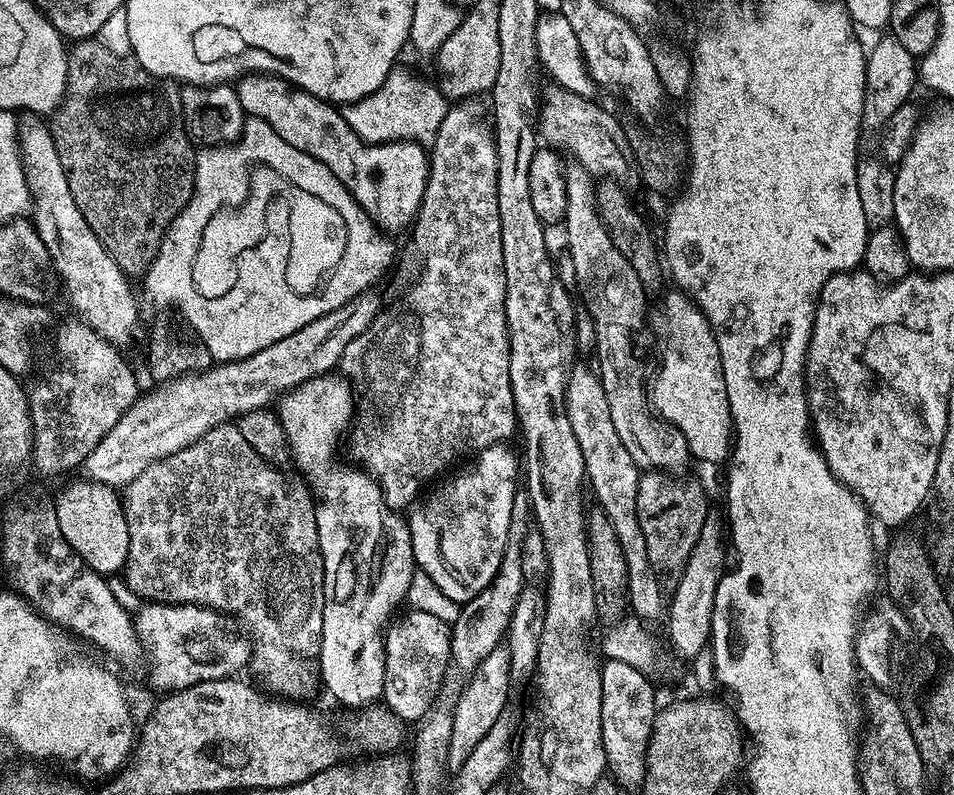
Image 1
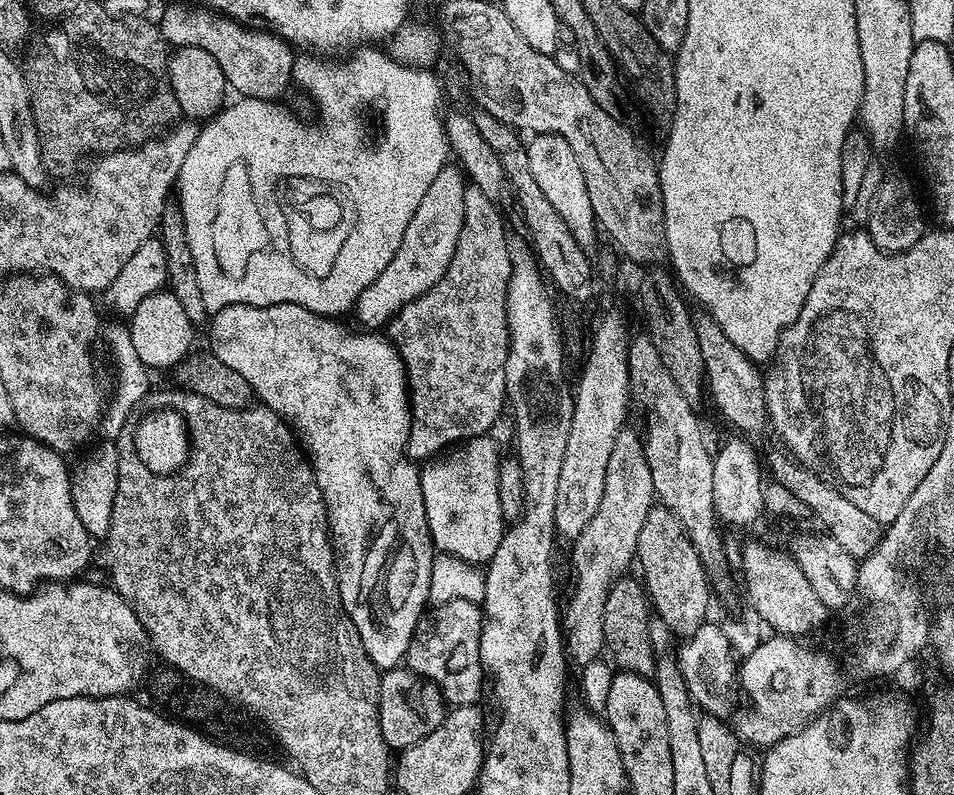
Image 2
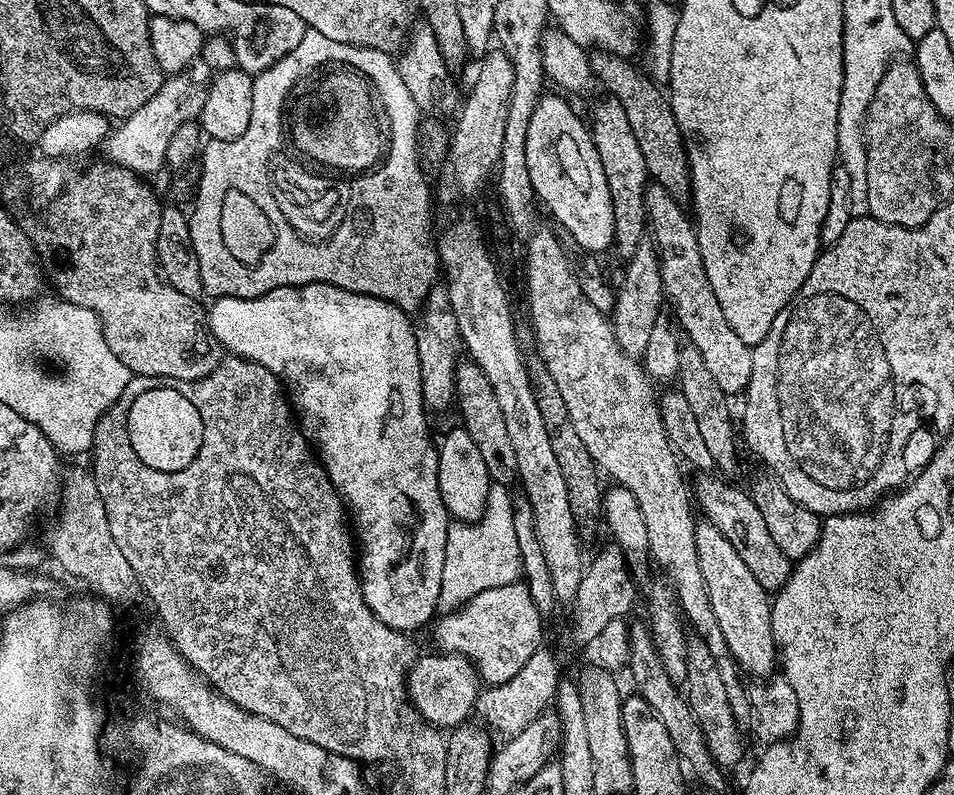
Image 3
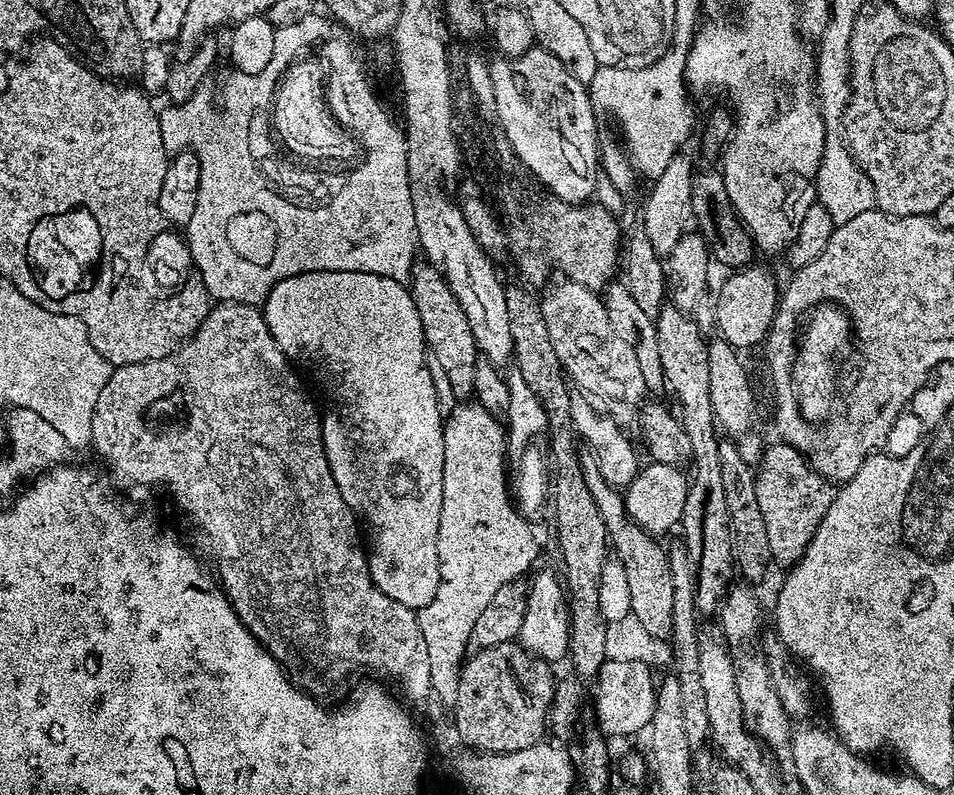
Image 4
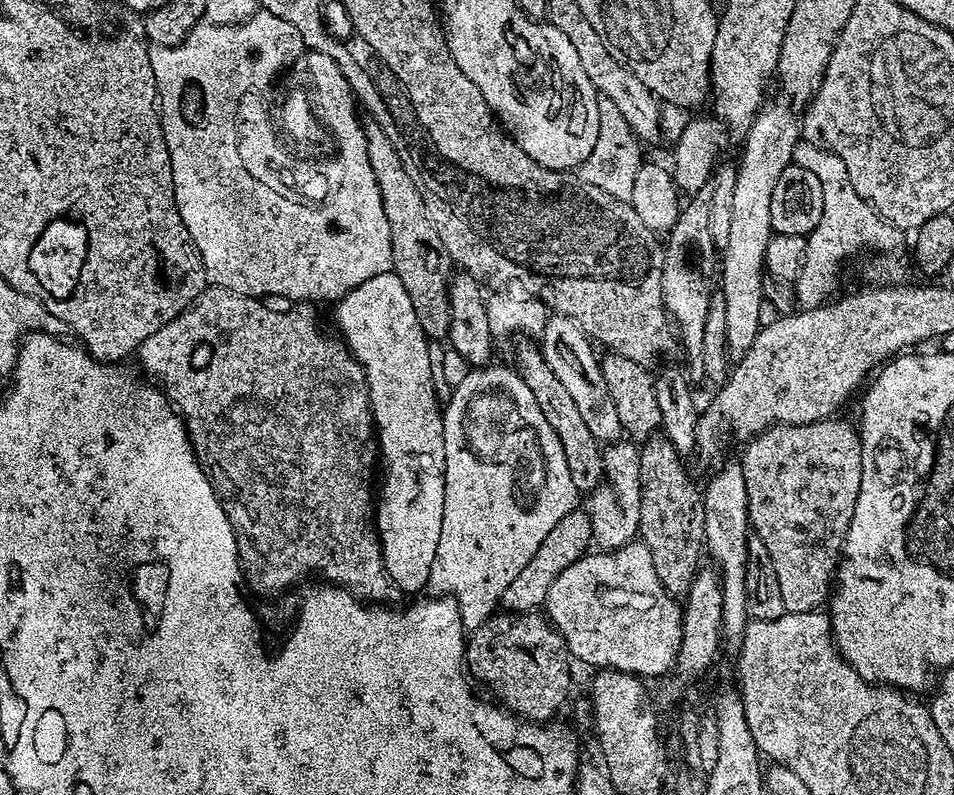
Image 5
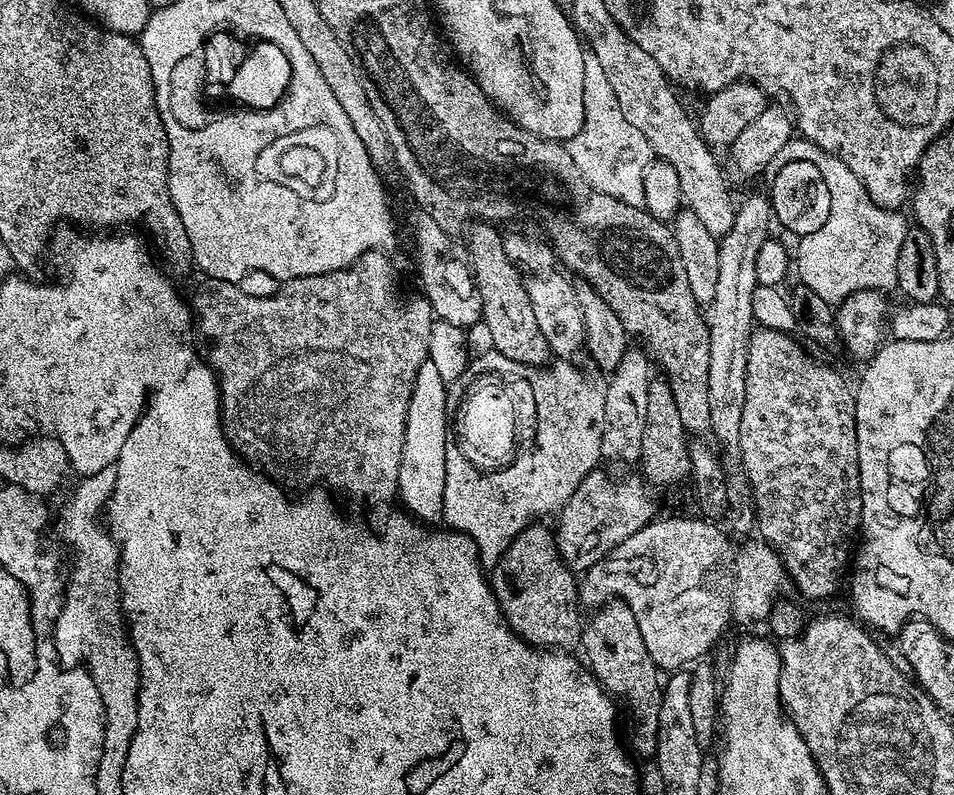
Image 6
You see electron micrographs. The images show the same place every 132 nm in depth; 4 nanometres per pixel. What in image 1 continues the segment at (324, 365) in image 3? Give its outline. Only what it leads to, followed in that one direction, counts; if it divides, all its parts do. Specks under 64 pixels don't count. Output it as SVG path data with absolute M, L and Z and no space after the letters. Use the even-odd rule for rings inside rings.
M343 375L314 376L312 380L284 392L279 397L279 404L278 415L288 439L288 451L294 464L296 460L297 466L304 471L303 479L310 485L316 506L318 546L324 563L324 609L318 674L323 687L325 684L329 694L341 700L346 707L356 710L375 705L384 695L384 631L390 617L405 603L410 578L417 571L410 530L405 517L389 508L382 490L363 468L339 468L332 464L332 455L339 444L341 447L342 437L349 431L354 416L354 389Z

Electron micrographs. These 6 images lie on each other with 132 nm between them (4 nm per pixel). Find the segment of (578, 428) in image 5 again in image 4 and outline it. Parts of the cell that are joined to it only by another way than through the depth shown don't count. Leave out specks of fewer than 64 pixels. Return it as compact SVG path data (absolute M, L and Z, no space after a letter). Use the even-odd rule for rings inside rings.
M591 450L579 453L582 474L586 486L593 495L594 502L608 533L609 545L615 557L621 561L628 576L630 586L631 617L638 622L650 636L665 641L672 635L674 588L671 585L669 553L657 543L655 537L645 532L628 516L623 493L609 486L602 478L598 468L598 458Z

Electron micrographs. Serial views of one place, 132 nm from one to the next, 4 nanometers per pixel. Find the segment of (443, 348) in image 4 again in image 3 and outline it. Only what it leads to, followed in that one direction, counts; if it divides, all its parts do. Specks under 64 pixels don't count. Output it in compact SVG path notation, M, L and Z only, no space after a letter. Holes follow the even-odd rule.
M464 358L456 366L455 407L460 407L462 427L474 438L478 450L482 454L482 462L486 462L488 479L492 484L511 485L511 480L517 479L514 446L510 446L510 438L506 431L506 422L502 418L502 410L498 410L498 398L494 398L494 386L482 374L476 361Z

